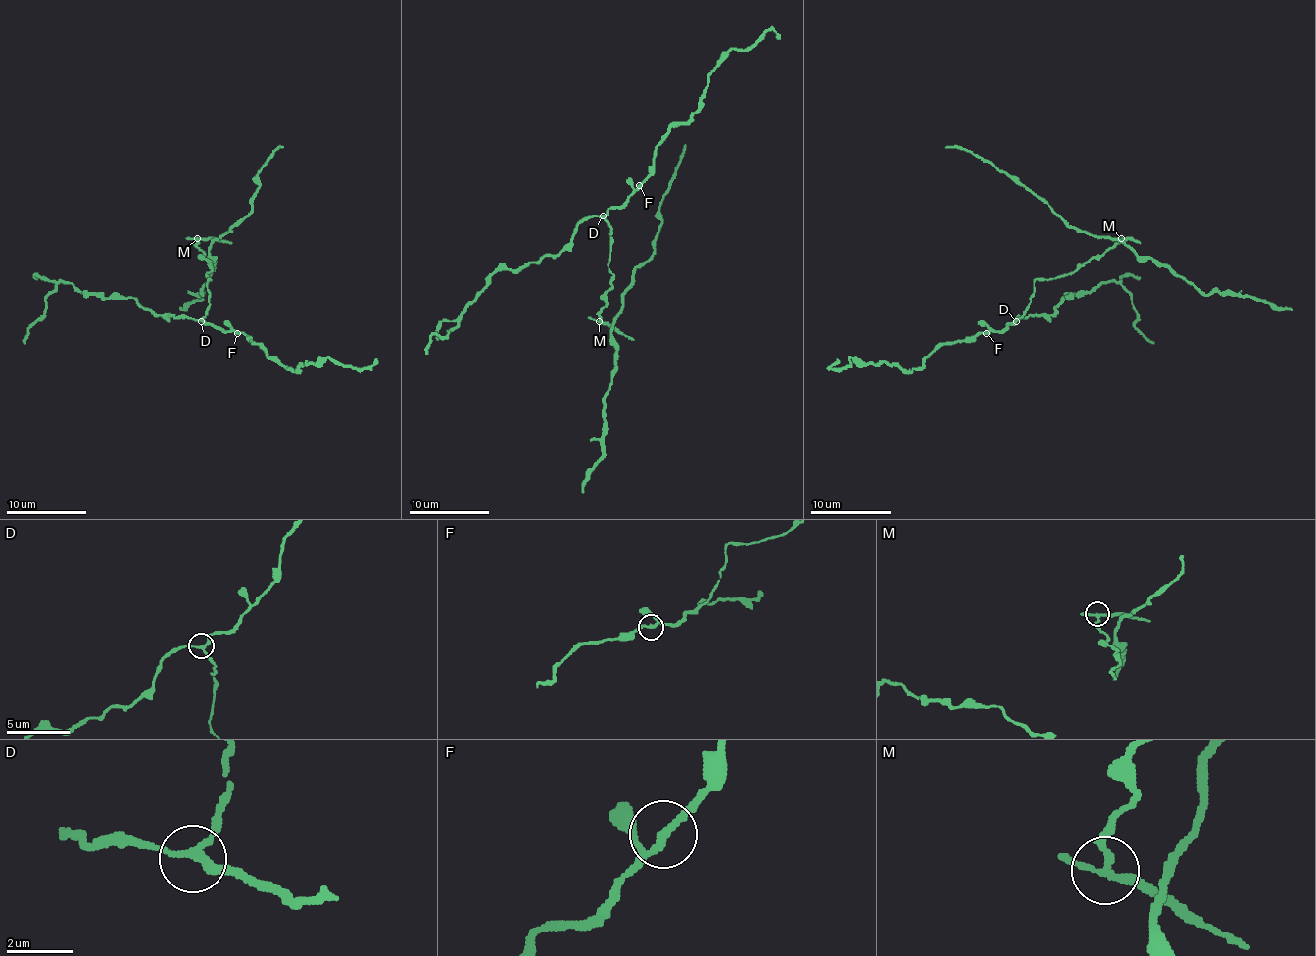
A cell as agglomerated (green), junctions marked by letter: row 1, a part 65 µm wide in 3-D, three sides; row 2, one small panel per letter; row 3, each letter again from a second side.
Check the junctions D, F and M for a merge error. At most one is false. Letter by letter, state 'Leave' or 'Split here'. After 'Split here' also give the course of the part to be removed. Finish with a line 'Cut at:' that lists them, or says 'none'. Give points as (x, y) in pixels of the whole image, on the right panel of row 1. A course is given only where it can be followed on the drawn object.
D: Leave
F: Leave
M: Split here. Course of the part to remove: (1121, 238), (1139, 243)
Cut at: M

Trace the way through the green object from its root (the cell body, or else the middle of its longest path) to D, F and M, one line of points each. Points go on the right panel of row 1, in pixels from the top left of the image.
D: (1034, 281), (1034, 293), (1028, 309), (1016, 321)
F: (1034, 281), (1034, 293), (1028, 309), (1003, 329), (986, 333)
M: (1034, 281), (1070, 274), (1087, 261), (1100, 257), (1121, 238)

